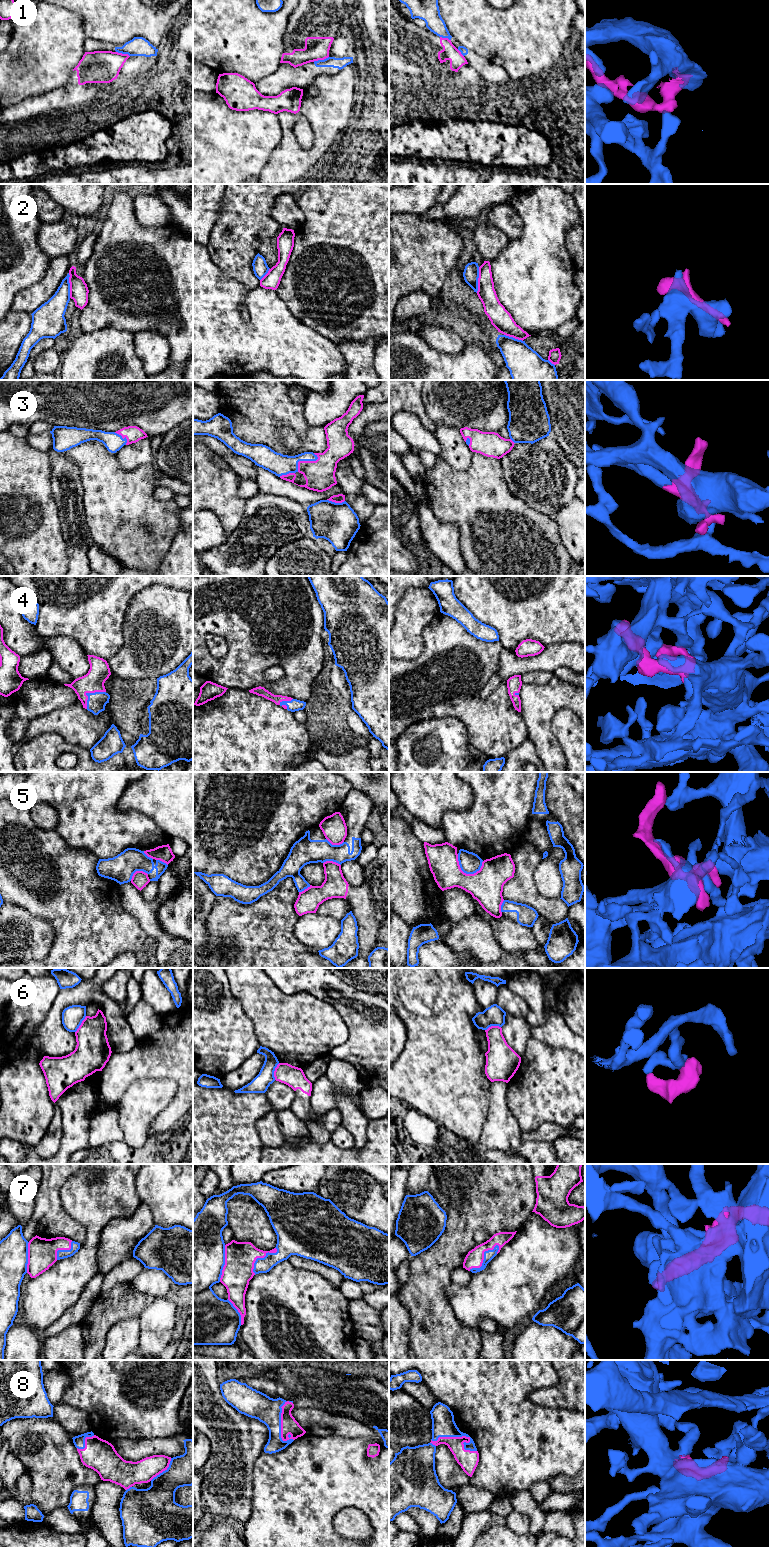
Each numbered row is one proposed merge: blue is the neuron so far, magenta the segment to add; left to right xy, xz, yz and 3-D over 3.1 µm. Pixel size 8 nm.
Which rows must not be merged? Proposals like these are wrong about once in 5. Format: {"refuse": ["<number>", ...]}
{"refuse": ["1", "2", "5", "6"]}

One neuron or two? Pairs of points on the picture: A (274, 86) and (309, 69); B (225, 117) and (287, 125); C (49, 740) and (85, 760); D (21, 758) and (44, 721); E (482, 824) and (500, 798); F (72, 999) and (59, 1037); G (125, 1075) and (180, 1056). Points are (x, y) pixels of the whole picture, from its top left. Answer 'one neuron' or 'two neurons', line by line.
A: one neuron
B: two neurons
C: one neuron
D: two neurons
E: one neuron
F: one neuron
G: one neuron

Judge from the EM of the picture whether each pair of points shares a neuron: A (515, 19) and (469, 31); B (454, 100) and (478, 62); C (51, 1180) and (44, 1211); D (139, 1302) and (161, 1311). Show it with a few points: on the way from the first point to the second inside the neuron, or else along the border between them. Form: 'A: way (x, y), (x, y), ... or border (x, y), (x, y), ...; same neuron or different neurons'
A: way (504, 30), (480, 31); same neuron
B: border (463, 56), (468, 63); different neurons
C: way (50, 1188), (48, 1203); same neuron
D: border (153, 1299), (138, 1316); different neurons

